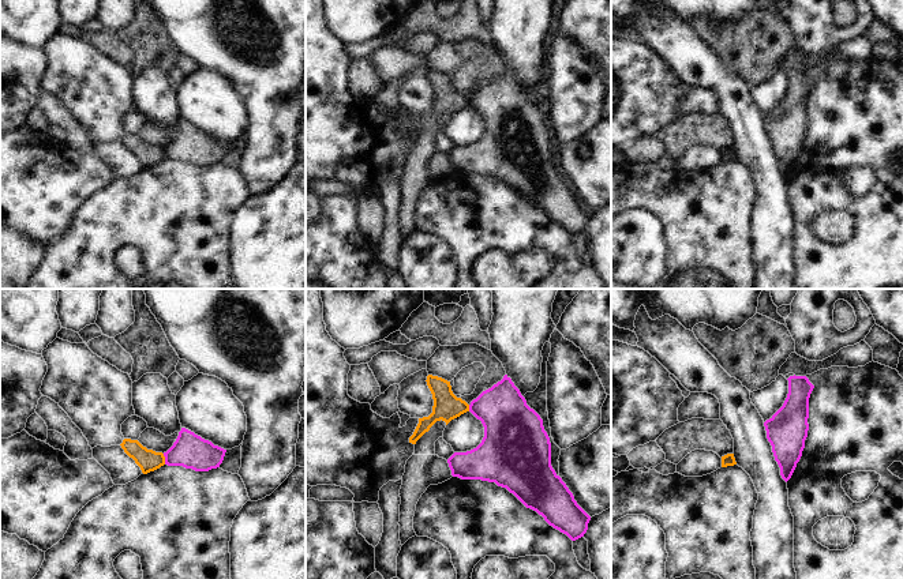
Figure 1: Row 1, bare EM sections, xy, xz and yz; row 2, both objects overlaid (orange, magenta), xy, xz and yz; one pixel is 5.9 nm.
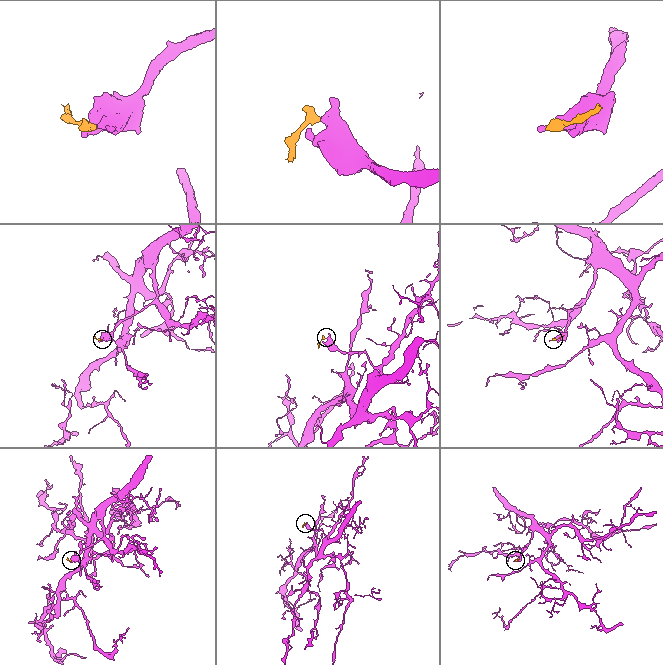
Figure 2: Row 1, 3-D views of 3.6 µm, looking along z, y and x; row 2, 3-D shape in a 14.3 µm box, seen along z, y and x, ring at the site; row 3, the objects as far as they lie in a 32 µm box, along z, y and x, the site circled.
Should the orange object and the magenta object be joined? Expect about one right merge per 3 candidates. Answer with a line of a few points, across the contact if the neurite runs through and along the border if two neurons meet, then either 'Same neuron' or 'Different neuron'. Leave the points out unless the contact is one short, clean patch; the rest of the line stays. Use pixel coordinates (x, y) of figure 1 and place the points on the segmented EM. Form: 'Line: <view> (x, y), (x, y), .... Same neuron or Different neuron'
Line: xy (163, 454), (165, 463). Different neuron

